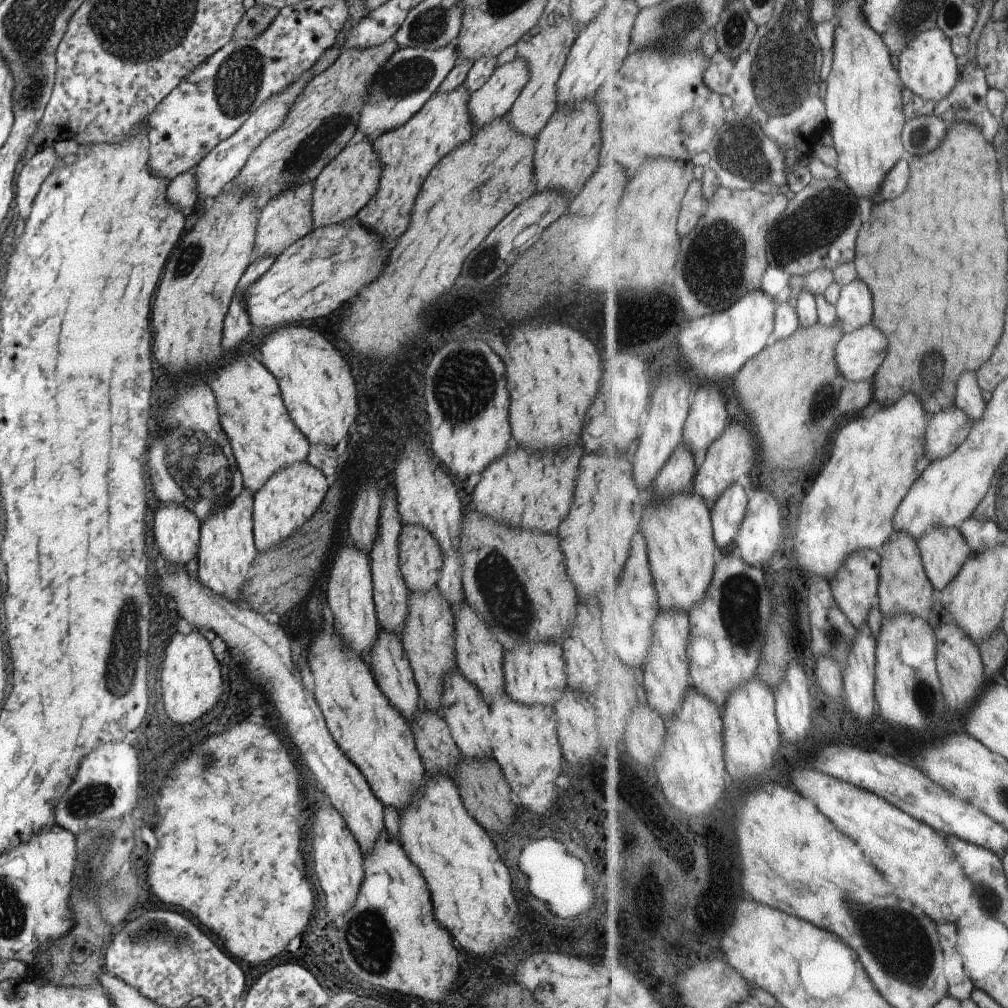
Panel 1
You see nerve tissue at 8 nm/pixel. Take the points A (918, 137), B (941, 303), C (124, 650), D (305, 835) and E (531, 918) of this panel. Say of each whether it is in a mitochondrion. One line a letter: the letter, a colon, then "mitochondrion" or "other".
A: mitochondrion
B: other
C: mitochondrion
D: other
E: other

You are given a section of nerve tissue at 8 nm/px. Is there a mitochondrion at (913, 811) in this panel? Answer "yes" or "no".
no

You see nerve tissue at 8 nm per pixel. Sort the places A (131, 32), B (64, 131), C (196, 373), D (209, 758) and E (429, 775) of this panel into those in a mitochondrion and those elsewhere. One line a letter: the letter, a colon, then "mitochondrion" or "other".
A: mitochondrion
B: other
C: other
D: mitochondrion
E: other

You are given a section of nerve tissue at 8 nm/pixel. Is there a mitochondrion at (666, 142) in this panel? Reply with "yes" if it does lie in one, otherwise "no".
no

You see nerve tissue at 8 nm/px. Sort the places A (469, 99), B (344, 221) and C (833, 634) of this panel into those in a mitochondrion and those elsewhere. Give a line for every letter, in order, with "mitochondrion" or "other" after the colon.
A: other
B: other
C: mitochondrion

